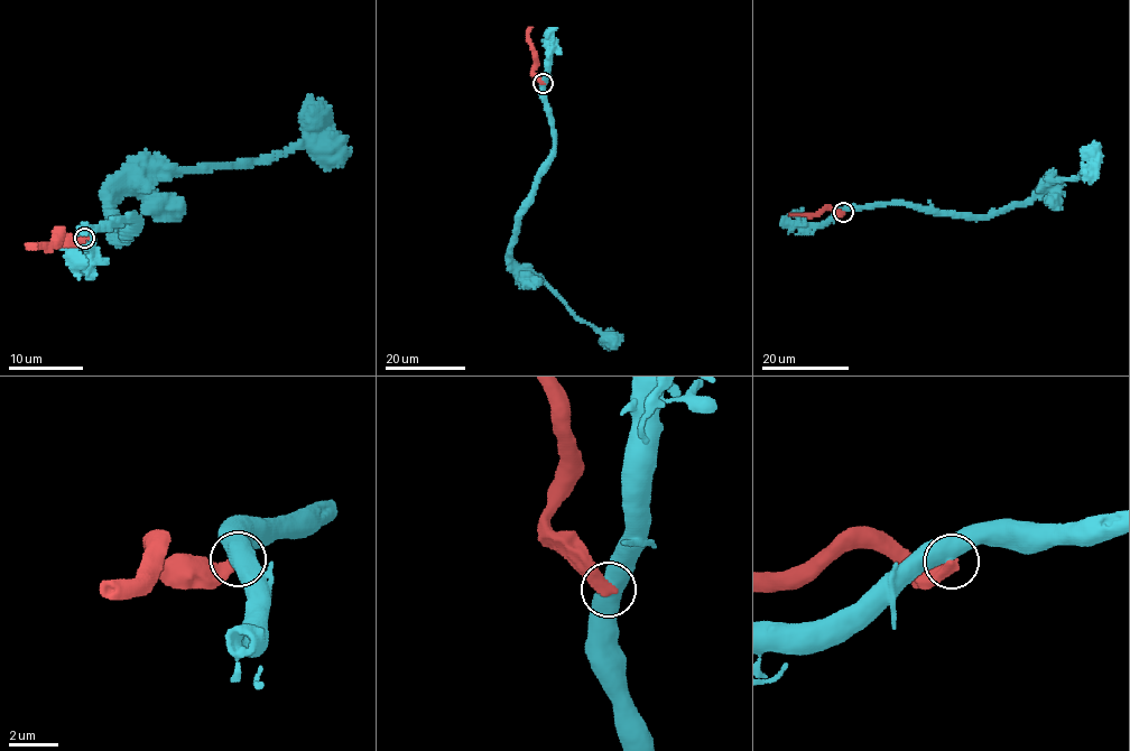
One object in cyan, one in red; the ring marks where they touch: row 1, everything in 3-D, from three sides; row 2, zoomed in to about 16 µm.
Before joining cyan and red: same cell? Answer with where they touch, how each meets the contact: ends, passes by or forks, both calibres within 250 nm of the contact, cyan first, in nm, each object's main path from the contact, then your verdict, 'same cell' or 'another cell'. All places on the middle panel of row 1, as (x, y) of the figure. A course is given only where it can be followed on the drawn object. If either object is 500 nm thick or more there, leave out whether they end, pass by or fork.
at (543, 83); 550 nm thick on the cyan side, 480 nm on the other; cyan runs (543, 83), (553, 156), (521, 216), (511, 249), (511, 259), (543, 281), (572, 313), (612, 345); red runs (543, 83), (534, 73), (534, 49), (529, 39), (531, 27); another cell

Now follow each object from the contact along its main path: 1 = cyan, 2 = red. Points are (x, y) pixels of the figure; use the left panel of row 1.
1: (83, 238), (136, 229), (119, 235), (110, 210), (130, 183), (284, 155), (321, 100)
2: (83, 238), (55, 234), (51, 244), (31, 248), (35, 246)

